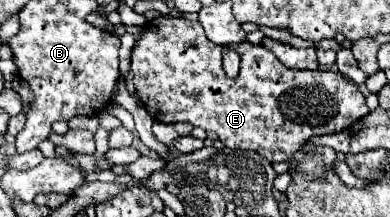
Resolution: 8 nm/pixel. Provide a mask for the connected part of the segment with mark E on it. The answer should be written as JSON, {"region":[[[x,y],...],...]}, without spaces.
{"region":[[[159,16],[155,20],[149,20],[145,26],[143,26],[143,32],[141,32],[141,40],[139,44],[135,46],[133,50],[133,72],[135,72],[135,90],[145,106],[145,110],[151,114],[153,120],[159,120],[159,122],[167,122],[167,124],[175,124],[175,122],[189,122],[197,128],[203,128],[207,132],[215,132],[219,136],[219,140],[229,148],[229,150],[251,150],[251,152],[257,152],[261,154],[263,158],[271,160],[271,162],[283,162],[287,158],[291,158],[297,150],[303,148],[303,144],[307,142],[307,138],[315,136],[315,134],[335,134],[335,132],[341,132],[345,128],[349,128],[351,124],[355,124],[357,120],[365,118],[369,114],[369,108],[365,104],[365,96],[361,94],[359,86],[353,84],[351,80],[343,78],[339,72],[331,72],[331,70],[291,70],[291,68],[285,68],[273,52],[269,52],[267,48],[263,46],[253,46],[249,42],[241,42],[241,44],[235,44],[231,46],[239,56],[241,56],[241,70],[235,78],[229,78],[225,74],[225,70],[221,68],[221,50],[217,44],[211,44],[211,40],[205,38],[205,32],[203,32],[203,26],[199,22],[193,22],[193,20],[187,20],[187,18],[173,18],[173,16]]]}

